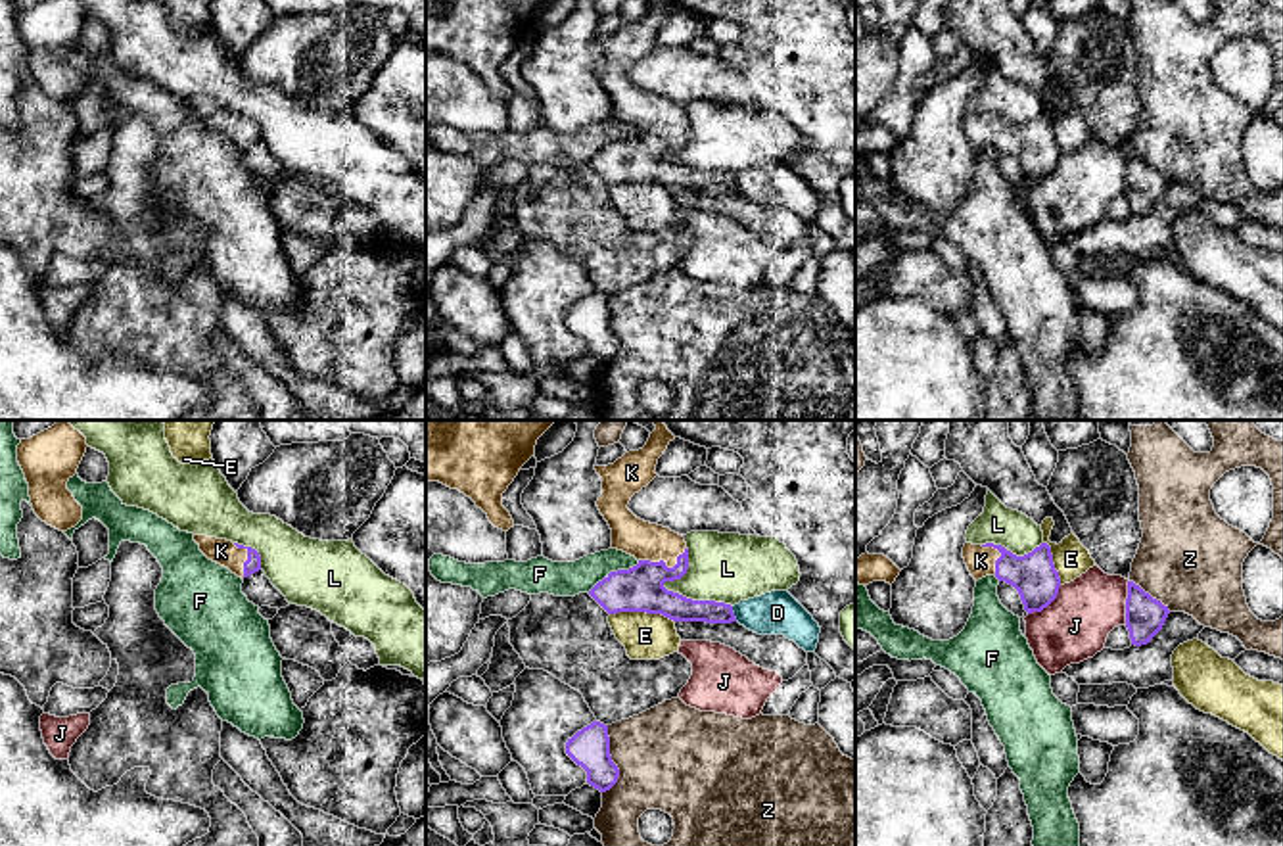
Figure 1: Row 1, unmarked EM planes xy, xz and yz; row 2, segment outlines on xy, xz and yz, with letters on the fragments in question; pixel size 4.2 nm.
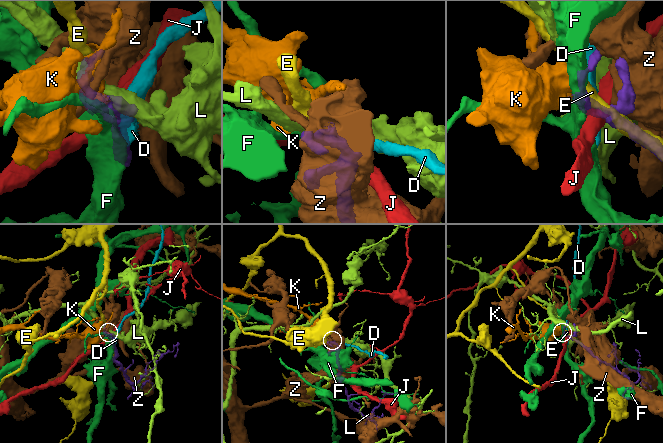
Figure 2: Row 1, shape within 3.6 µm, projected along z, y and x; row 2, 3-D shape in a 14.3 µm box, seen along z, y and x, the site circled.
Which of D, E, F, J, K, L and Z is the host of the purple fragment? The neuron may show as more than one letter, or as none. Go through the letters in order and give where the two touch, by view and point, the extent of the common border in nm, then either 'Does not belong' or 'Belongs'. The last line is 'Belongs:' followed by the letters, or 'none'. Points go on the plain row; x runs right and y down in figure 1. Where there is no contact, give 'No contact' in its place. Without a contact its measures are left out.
D: Touches purple at xz (733, 185). Shared border 70 nm. Does not belong
E: Touches purple at xz (643, 181). Shared border 280 nm. Does not belong
F: Touches purple at xz (612, 142). Shared border 260 nm. Does not belong
J: Touches purple at yz (1126, 173). Shared border 190 nm. Does not belong
K: Touches purple at xz (664, 133). Shared border 200 nm. Belongs
L: Touches purple at xz (672, 162). Shared border 320 nm. Does not belong
Z: Touches purple at xz (610, 330). Shared border 280 nm. Does not belong
Belongs: K

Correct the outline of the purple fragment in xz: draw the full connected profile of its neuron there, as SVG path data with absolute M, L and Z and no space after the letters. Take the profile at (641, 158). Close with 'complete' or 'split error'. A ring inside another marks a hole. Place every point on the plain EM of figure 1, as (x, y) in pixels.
M654 0L642 19L625 23L614 35L595 36L602 48L596 77L612 100L612 119L635 127L639 134L610 142L589 165L608 184L646 182L673 192L731 194L736 192L731 175L692 171L664 157L688 140L685 107L627 79L631 67L658 46L658 29L673 10L669 0Z; split error

